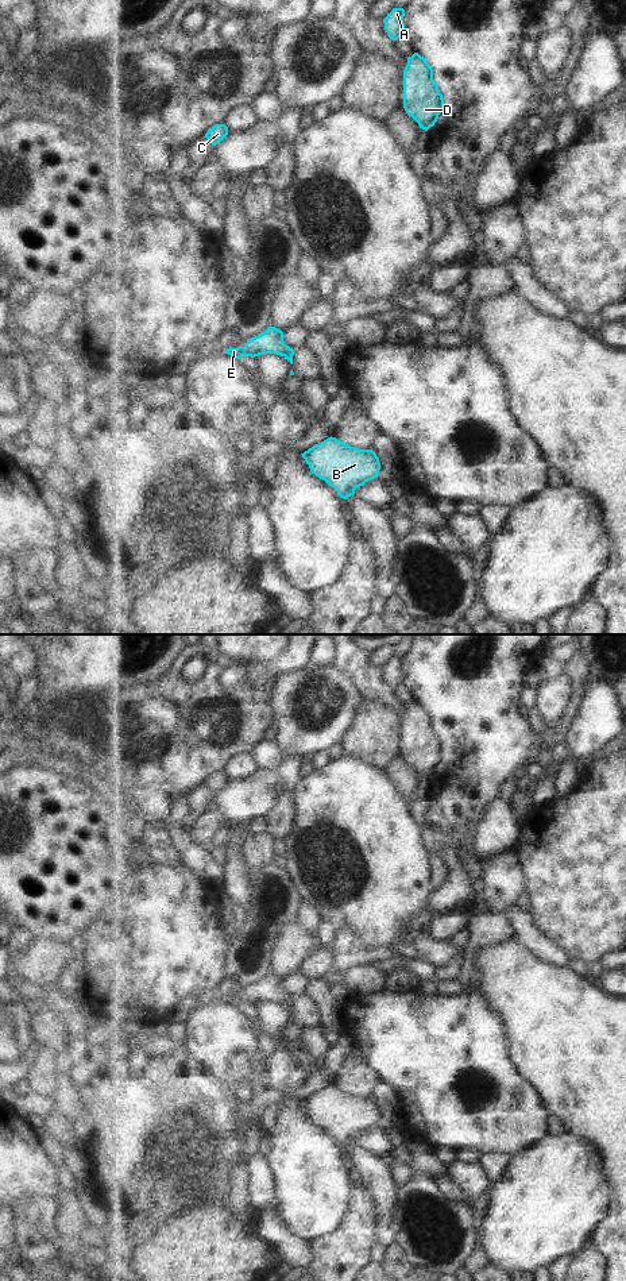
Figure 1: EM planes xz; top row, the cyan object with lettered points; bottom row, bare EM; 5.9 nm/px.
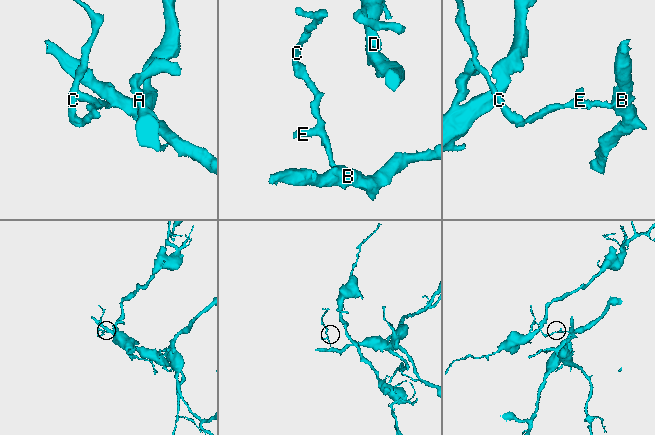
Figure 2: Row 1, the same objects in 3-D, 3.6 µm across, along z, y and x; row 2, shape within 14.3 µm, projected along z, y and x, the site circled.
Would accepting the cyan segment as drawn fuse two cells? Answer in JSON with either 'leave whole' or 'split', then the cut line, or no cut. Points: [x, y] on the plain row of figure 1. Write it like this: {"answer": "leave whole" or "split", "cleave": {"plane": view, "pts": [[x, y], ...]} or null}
{"answer": "leave whole", "cleave": null}

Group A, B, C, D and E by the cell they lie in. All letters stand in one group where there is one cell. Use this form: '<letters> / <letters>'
A B C D E

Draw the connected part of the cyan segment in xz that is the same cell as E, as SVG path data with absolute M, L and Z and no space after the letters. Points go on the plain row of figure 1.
M268 975L263 981L250 987L243 995L227 996L223 1002L228 1002L235 1007L241 1004L259 1004L263 1002L277 1002L285 1004L293 1012L294 998L285 992L283 980L275 975Z

